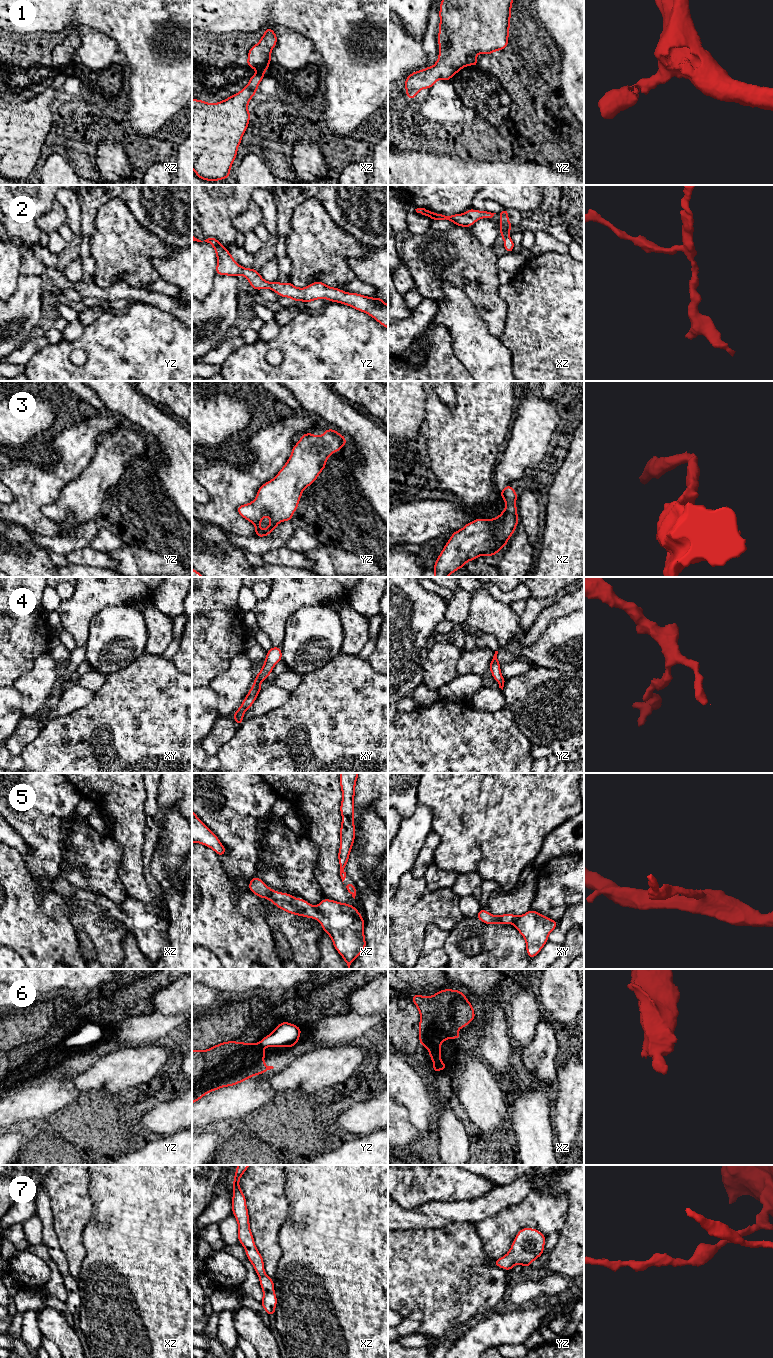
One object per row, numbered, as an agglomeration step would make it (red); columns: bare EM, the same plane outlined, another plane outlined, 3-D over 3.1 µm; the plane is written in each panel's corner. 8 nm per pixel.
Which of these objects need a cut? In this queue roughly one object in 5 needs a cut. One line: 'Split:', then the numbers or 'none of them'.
Split: none of them

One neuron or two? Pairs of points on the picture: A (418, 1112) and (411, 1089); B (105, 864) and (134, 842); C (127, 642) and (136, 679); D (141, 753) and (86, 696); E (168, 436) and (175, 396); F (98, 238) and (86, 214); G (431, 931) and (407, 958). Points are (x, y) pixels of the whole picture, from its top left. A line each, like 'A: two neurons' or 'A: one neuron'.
A: one neuron
B: two neurons
C: two neurons
D: two neurons
E: two neurons
F: two neurons
G: two neurons

